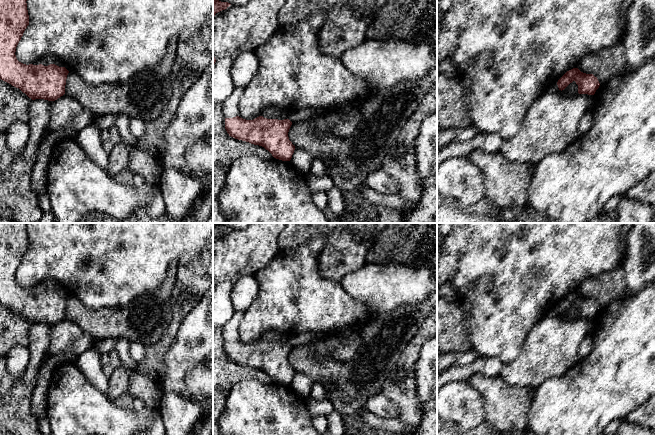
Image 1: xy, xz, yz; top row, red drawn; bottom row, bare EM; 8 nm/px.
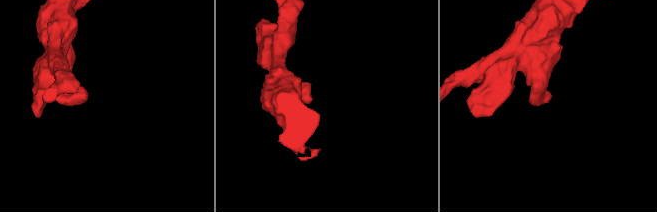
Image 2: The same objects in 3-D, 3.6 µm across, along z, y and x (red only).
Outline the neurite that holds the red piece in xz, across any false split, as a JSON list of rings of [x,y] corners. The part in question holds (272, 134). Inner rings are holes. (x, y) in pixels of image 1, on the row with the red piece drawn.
[[[239,116],[225,118],[225,129],[229,136],[262,146],[274,158],[282,161],[290,161],[295,150],[288,137],[291,125],[289,119],[267,119],[263,116],[253,120],[246,120]]]

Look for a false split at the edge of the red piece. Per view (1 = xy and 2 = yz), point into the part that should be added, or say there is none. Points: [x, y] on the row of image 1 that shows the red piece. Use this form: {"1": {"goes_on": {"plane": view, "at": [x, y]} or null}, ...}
{"1": {"goes_on": null}, "2": {"goes_on": null}}

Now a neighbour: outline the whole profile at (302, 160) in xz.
[[[295,148],[290,162],[295,168],[305,174],[310,173],[312,163],[315,159],[322,160],[326,165],[331,165],[333,163],[330,158],[322,155],[315,156],[299,148]]]

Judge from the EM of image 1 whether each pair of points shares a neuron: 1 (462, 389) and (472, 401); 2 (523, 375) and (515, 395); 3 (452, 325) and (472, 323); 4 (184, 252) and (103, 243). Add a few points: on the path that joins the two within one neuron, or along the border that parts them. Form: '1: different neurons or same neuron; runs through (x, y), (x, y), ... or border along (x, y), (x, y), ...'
1: same neuron; runs through (463, 392), (469, 398)
2: different neurons; border along (499, 376), (510, 384), (529, 386), (534, 389)
3: different neurons; border along (464, 315), (464, 326), (471, 347)
4: same neuron; runs through (164, 242), (123, 242)

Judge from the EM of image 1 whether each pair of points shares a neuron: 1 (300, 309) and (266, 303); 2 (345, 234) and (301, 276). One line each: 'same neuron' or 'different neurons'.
1: same neuron
2: different neurons

